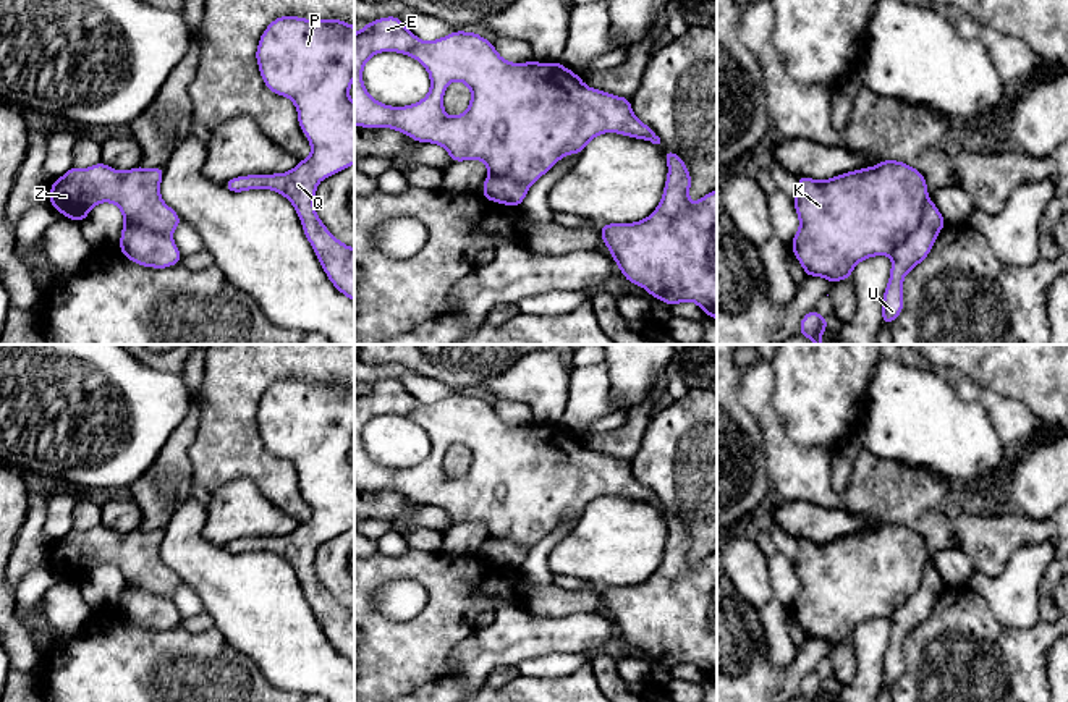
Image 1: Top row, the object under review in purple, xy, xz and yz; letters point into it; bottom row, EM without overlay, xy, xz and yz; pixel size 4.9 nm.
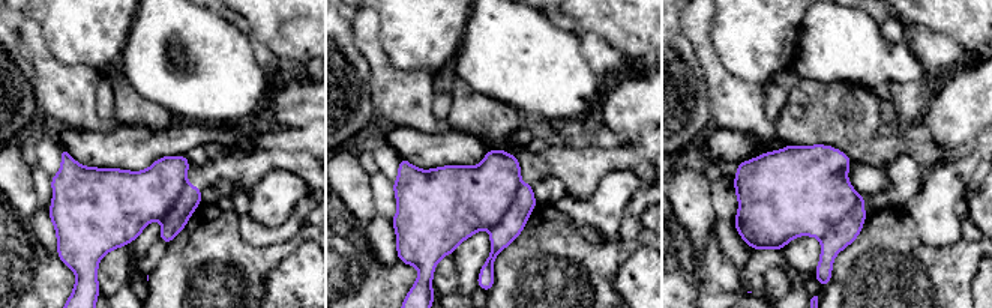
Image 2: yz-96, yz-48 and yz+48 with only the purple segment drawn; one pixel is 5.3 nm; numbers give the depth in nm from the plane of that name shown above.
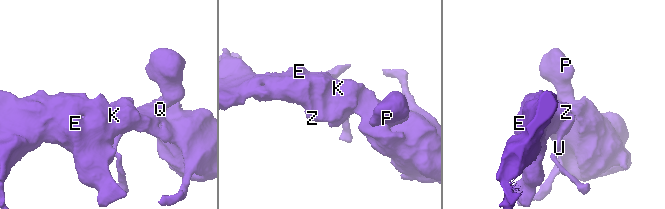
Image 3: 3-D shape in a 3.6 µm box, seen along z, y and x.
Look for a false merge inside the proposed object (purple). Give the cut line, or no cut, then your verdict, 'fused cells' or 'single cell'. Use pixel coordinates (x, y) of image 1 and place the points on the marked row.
cut in yz along (928, 198), (923, 207), (923, 220), (890, 254); fused cells

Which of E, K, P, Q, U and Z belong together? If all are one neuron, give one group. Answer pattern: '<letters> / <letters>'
E K P Q Z / U

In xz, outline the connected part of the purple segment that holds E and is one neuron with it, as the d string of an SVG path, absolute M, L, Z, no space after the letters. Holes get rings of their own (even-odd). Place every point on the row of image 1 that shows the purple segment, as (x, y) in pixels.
M385 16L354 32L354 126L392 128L411 139L442 146L451 162L482 160L489 175L531 186L568 154L579 155L587 142L604 133L660 144L655 131L639 121L628 97L586 86L579 74L558 61L510 63L494 44L476 32L455 31L432 42L416 37L400 18ZM380 52L398 52L419 60L430 76L429 94L406 107L390 107L372 99L362 82L366 61ZM453 81L471 89L471 104L458 116L443 110L443 94Z

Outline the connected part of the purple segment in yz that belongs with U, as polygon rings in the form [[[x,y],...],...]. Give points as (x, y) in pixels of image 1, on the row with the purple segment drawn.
[[[927,199],[919,226],[892,254],[890,280],[882,298],[882,322],[890,325],[903,311],[903,278],[921,264],[935,243],[947,220],[935,204]]]

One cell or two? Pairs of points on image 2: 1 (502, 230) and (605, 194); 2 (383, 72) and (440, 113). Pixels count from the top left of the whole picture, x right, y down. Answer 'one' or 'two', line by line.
1: two
2: two

